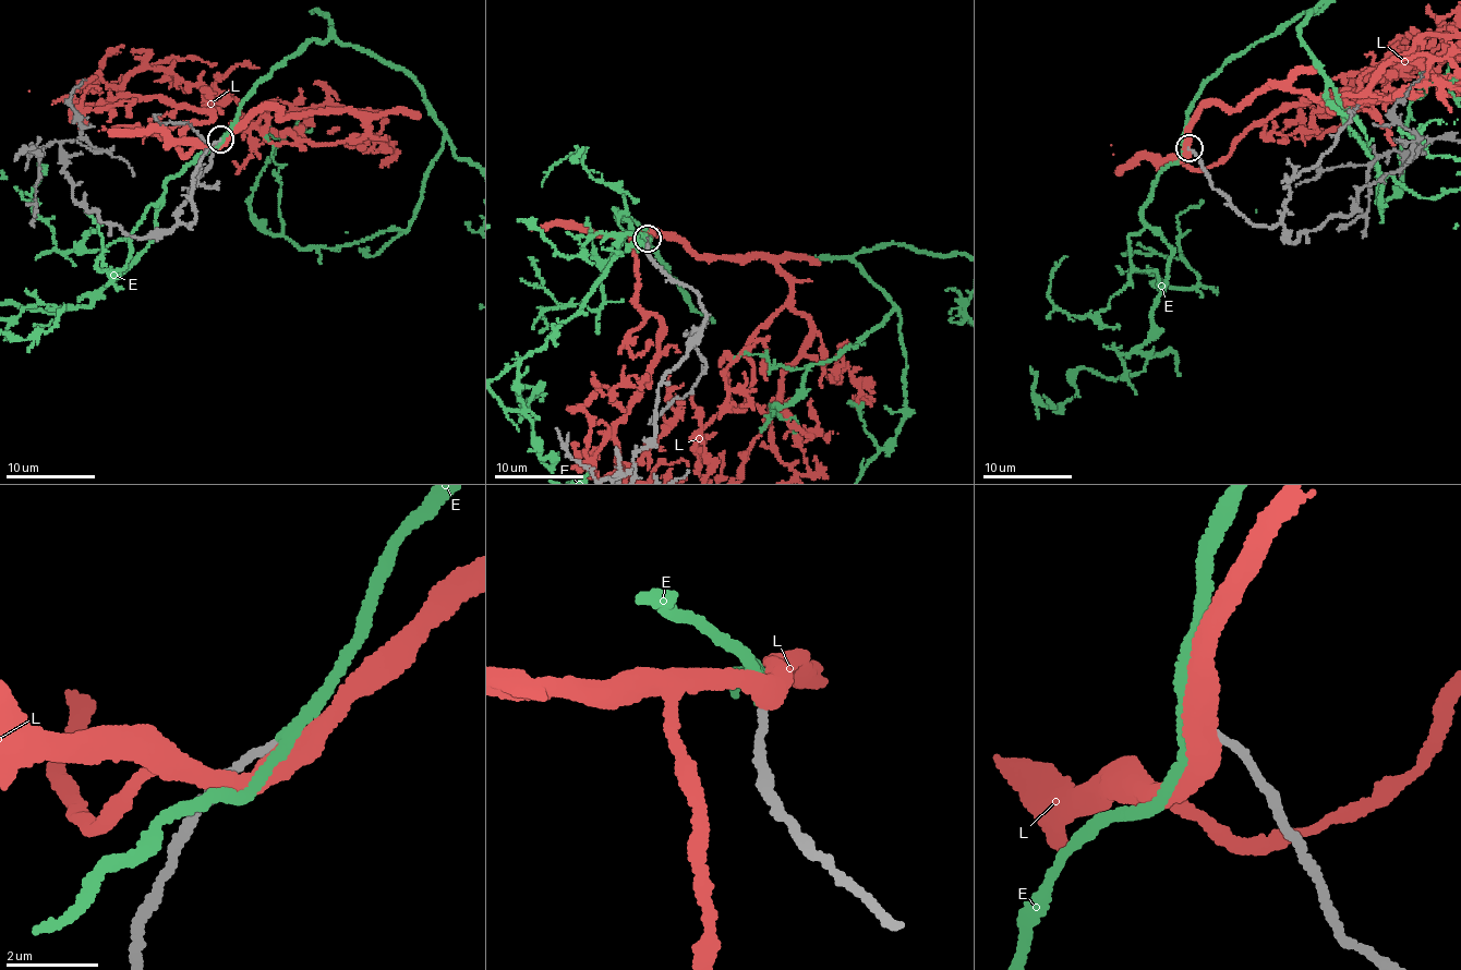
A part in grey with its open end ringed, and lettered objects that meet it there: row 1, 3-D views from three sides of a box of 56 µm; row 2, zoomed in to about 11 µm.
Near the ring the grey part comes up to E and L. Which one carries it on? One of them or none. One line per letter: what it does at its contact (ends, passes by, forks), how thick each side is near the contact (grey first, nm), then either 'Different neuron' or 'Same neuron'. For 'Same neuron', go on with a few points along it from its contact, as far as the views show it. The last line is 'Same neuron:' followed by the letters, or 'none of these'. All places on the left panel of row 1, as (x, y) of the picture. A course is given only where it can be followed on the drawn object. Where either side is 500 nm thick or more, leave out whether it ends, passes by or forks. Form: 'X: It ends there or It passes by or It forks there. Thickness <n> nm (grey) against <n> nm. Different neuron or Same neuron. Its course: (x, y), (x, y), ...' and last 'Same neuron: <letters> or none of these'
E: It passes by. Thickness 170 nm (grey) against 240 nm. Same neuron
L: It passes by. Thickness 170 nm (grey) against 480 nm. Different neuron
Same neuron: E

